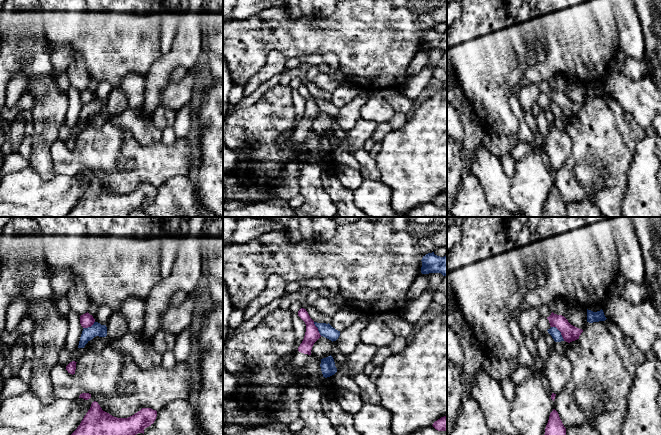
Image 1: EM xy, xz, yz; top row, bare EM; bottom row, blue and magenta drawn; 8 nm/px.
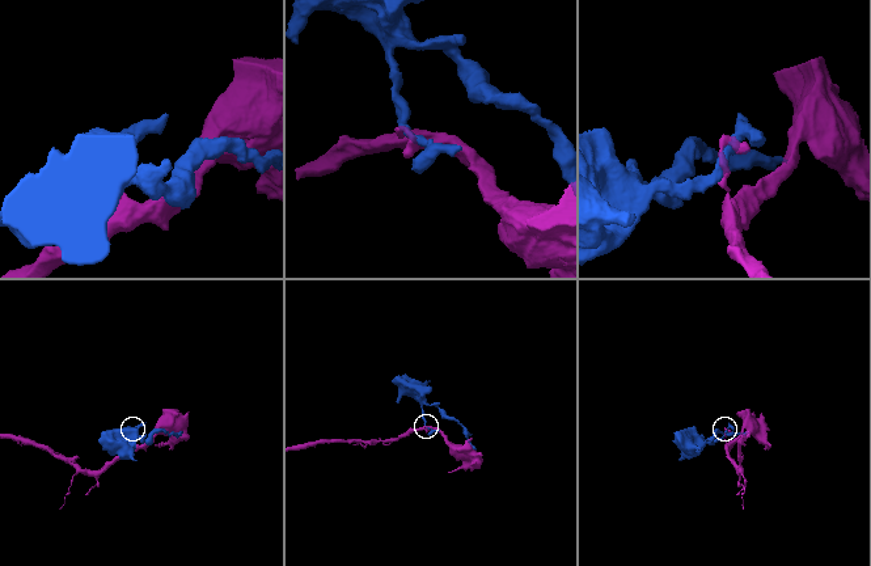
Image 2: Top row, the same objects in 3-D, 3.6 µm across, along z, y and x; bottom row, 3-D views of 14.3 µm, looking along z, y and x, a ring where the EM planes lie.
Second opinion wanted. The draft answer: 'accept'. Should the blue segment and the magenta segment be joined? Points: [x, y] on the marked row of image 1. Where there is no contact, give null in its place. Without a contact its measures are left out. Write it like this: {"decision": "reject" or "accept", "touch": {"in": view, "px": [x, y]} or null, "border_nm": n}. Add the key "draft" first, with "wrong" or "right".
{"draft": "wrong", "decision": "reject", "touch": {"in": "yz", "px": [560, 332]}, "border_nm": 160}

